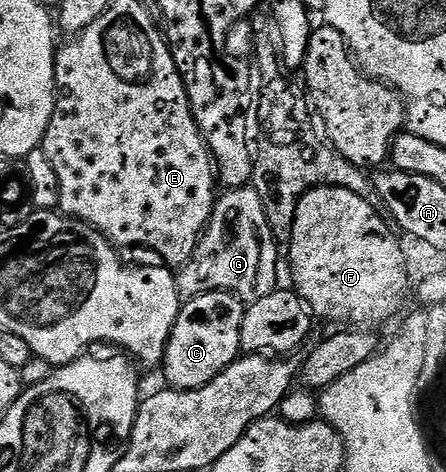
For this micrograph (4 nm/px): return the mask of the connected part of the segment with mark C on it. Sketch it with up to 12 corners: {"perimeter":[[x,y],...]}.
{"perimeter":[[202,293],[178,312],[160,372],[199,389],[242,353],[246,305]]}

